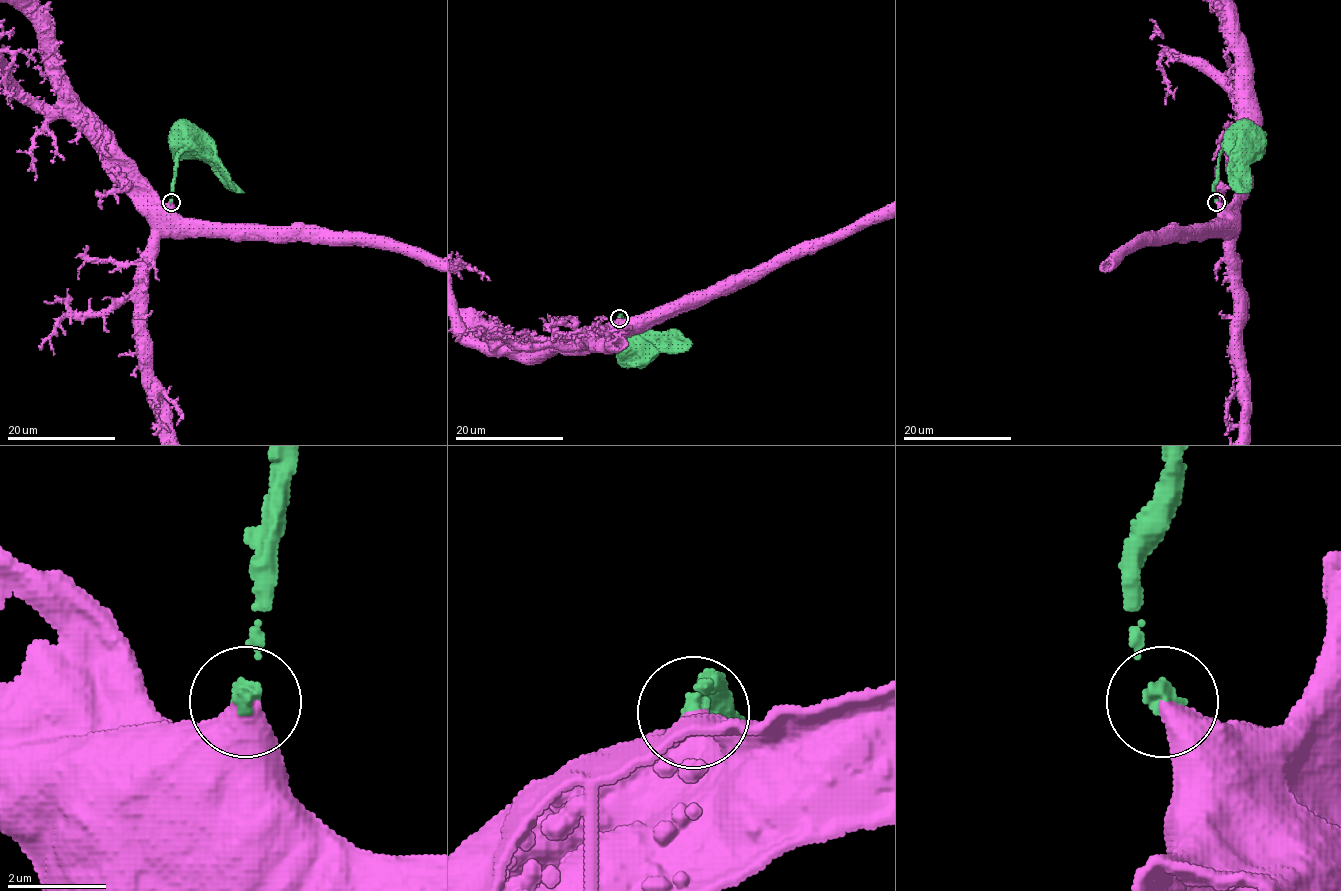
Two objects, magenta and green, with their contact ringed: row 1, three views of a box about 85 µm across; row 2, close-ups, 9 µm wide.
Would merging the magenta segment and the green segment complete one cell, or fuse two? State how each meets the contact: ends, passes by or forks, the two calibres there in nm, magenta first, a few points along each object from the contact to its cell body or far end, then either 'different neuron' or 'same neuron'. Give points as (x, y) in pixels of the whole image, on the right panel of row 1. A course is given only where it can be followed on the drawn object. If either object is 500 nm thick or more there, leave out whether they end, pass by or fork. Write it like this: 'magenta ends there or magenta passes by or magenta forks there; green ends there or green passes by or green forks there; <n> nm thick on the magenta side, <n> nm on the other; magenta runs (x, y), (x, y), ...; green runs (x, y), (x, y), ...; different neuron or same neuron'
550 nm thick on the magenta side, 240 nm on the other; green runs (1216, 202), (1213, 182), (1217, 175), (1217, 159), (1229, 148), (1243, 152), (1246, 142); same neuron

